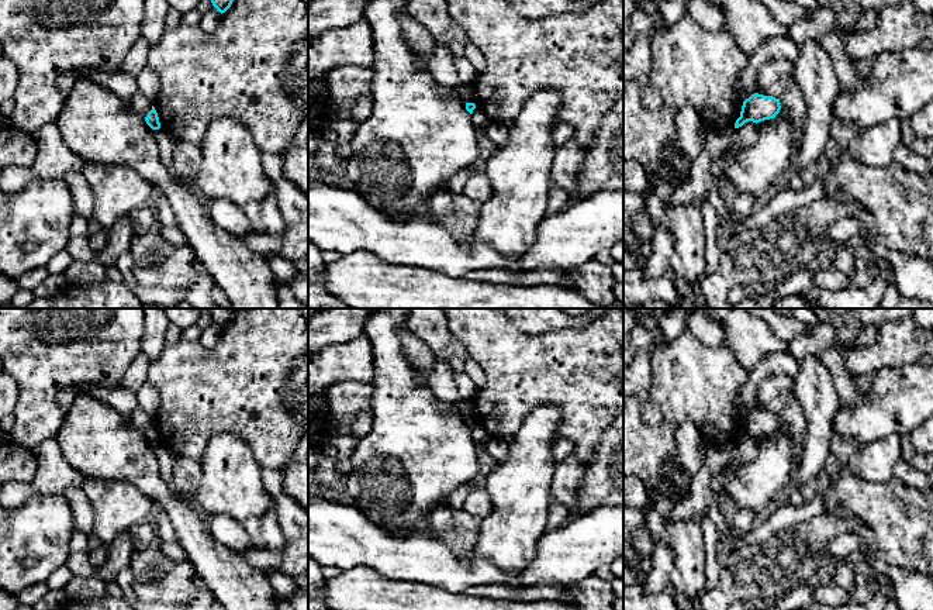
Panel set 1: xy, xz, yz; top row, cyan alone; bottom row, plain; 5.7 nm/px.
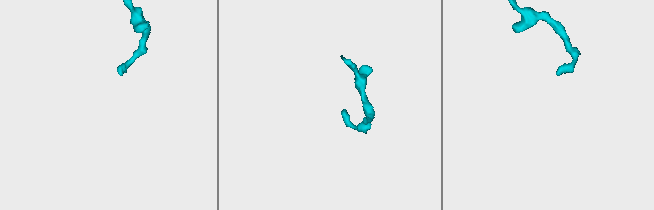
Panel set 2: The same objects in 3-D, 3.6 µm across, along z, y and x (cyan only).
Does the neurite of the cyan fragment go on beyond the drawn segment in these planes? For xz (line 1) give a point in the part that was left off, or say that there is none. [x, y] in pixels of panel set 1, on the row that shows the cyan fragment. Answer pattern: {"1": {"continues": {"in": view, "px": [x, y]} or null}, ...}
{"1": {"continues": null}}

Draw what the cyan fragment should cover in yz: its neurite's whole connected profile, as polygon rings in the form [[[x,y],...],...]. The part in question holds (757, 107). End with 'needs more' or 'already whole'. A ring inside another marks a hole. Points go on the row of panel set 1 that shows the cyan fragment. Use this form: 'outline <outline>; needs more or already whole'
outline [[[754,93],[743,101],[740,117],[736,120],[735,128],[742,127],[747,121],[757,124],[774,118],[780,110],[780,99]]]; already whole

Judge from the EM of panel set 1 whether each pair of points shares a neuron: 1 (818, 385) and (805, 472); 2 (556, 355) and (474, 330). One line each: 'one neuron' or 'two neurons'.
1: one neuron
2: one neuron

